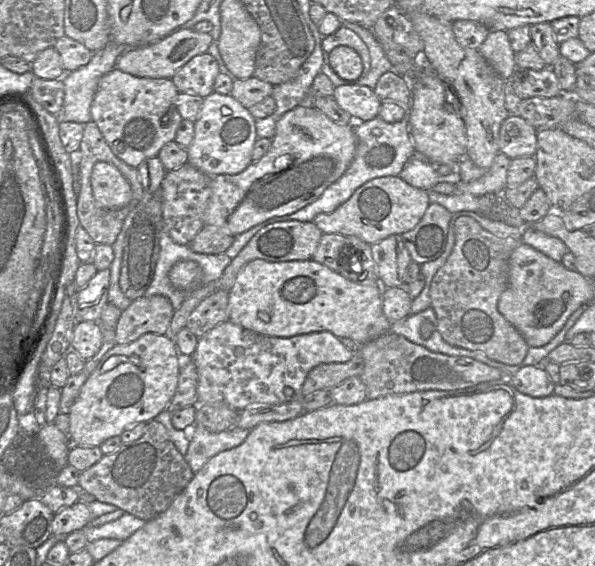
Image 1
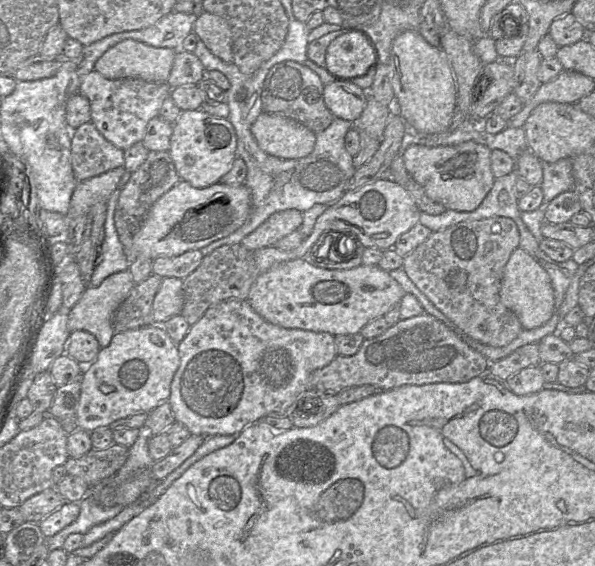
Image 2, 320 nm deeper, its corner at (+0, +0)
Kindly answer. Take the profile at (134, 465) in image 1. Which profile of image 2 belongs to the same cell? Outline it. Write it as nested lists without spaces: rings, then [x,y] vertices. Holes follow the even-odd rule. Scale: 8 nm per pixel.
[[[113,443],[104,450],[91,449],[80,458],[68,458],[67,474],[83,479],[89,487],[114,476],[128,458],[129,448]]]

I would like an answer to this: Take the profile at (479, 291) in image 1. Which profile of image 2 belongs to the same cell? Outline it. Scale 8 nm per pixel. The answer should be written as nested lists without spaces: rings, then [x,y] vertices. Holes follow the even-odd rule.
[[[493,217],[478,221],[461,222],[443,231],[431,233],[426,241],[424,241],[421,245],[419,245],[416,249],[414,249],[411,253],[404,257],[402,268],[404,269],[410,280],[427,297],[427,299],[457,327],[464,331],[464,333],[466,333],[469,337],[482,344],[486,344],[492,347],[505,347],[510,344],[514,339],[516,339],[523,330],[518,317],[503,305],[500,298],[501,281],[503,278],[504,268],[511,254],[519,247],[519,242],[520,235],[517,225],[510,218]],[[452,271],[464,271],[467,274],[467,285],[464,290],[457,290],[451,287],[451,278],[449,274]]]

